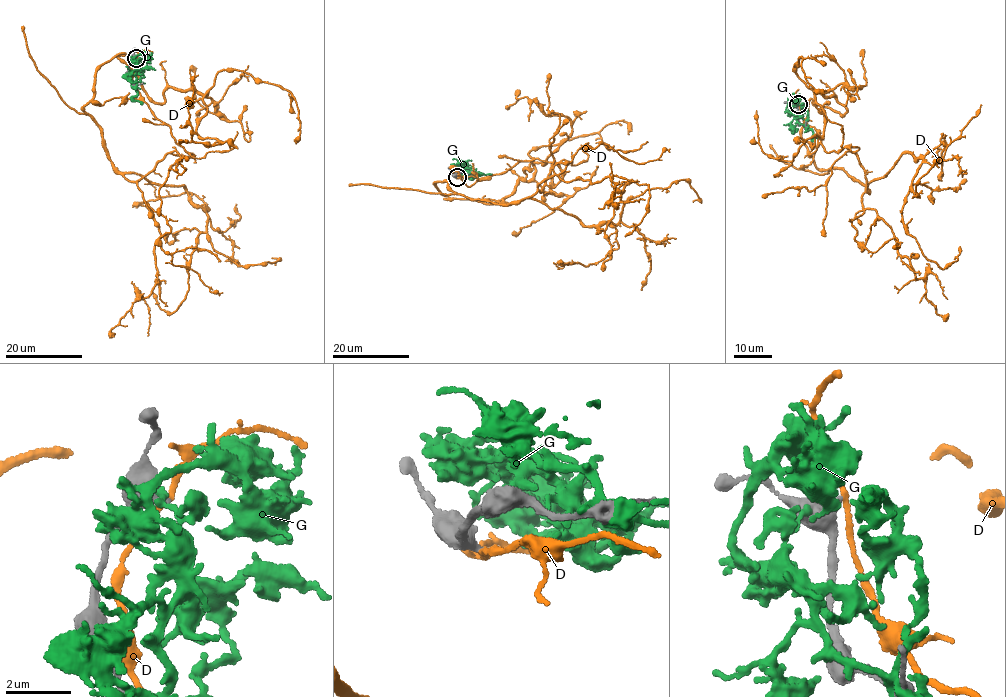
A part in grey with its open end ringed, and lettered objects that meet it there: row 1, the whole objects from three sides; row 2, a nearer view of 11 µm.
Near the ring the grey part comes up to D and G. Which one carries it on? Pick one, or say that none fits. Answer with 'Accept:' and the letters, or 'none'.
Accept: none

